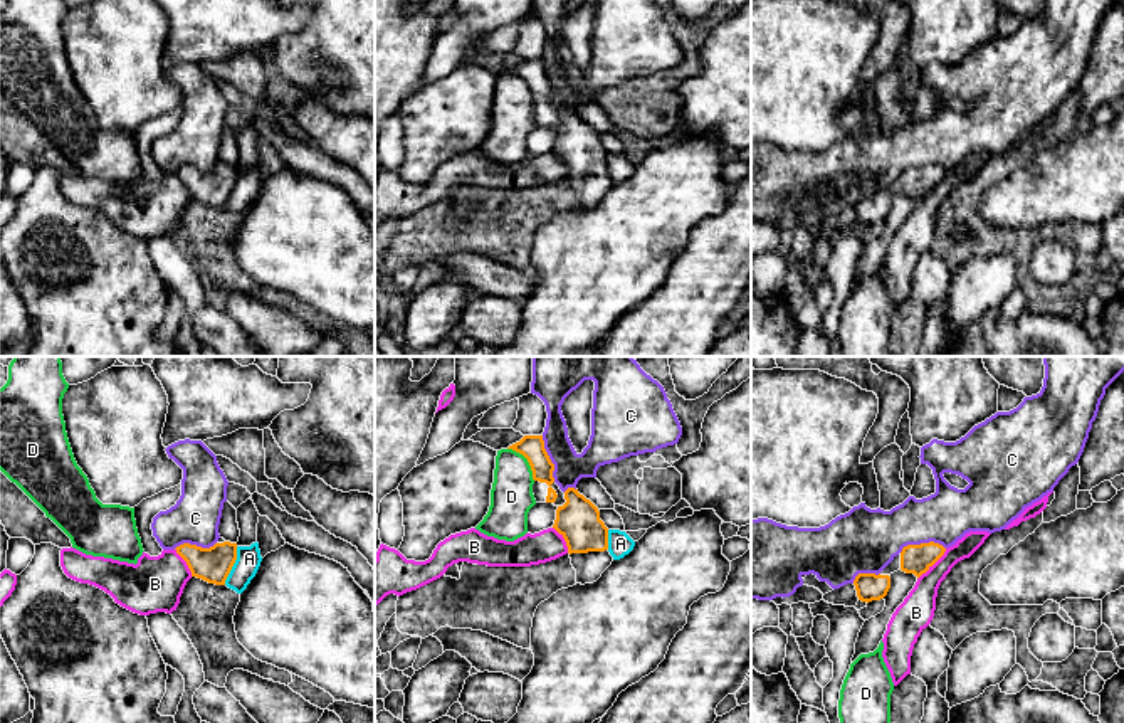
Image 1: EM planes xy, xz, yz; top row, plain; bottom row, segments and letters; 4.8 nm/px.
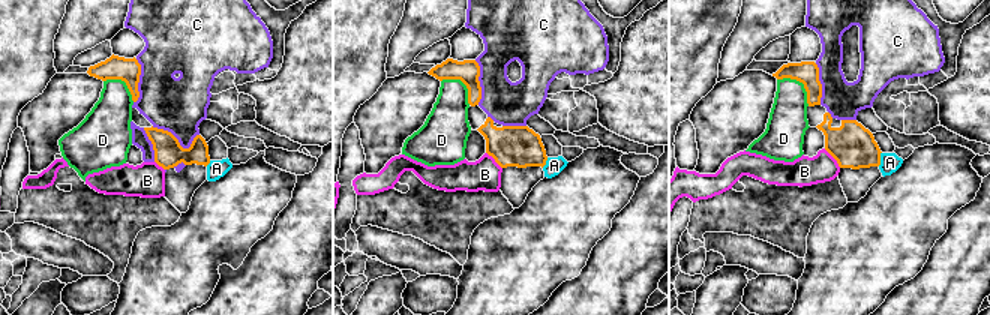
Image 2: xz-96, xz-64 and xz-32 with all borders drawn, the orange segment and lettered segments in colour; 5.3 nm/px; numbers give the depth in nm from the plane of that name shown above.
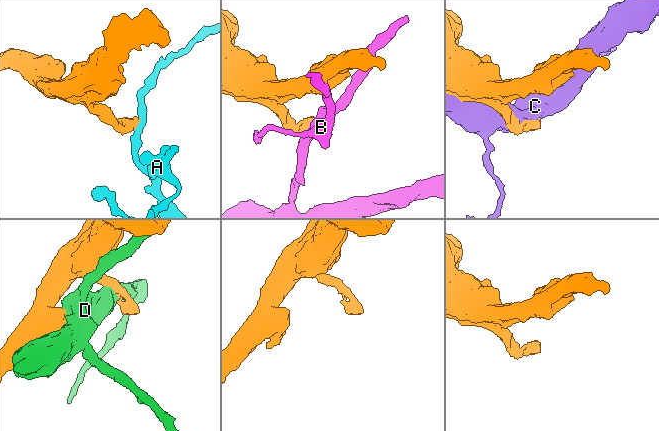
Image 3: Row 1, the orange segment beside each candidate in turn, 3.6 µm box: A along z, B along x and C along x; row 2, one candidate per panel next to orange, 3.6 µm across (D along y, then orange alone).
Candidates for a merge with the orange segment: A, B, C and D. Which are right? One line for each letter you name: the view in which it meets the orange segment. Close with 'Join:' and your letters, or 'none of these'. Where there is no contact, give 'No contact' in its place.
Join: none of these

